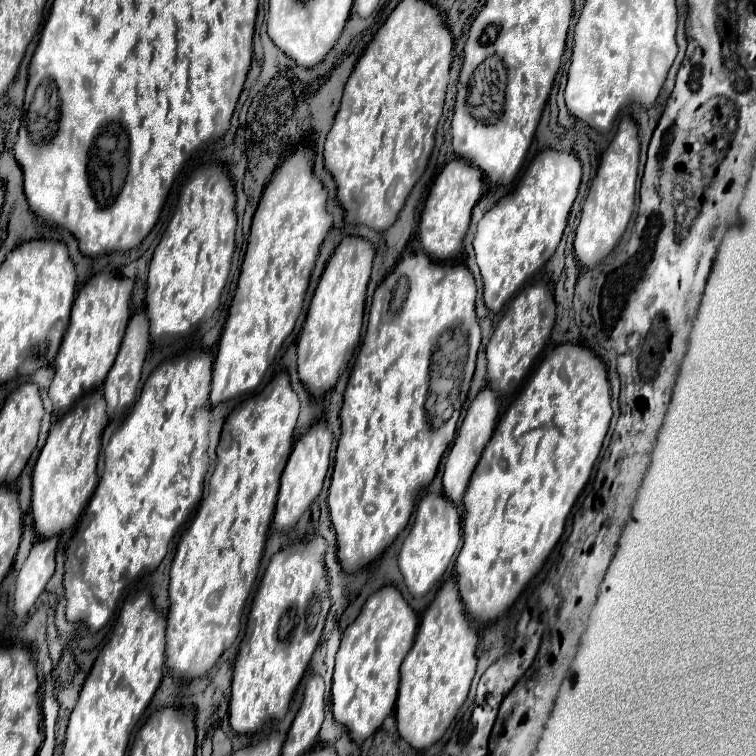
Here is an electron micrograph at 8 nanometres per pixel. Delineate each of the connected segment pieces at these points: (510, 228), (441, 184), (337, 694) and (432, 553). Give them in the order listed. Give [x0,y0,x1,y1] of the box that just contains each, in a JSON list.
[[473,150,581,312],[419,158,481,260],[331,586,417,742],[399,492,461,598]]

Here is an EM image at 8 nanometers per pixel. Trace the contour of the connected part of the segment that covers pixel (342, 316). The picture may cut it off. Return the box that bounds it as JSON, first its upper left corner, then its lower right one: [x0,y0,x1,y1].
[297,236,375,396]

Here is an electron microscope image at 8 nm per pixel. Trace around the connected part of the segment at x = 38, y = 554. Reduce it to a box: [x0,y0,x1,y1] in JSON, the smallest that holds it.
[15,536,57,618]

